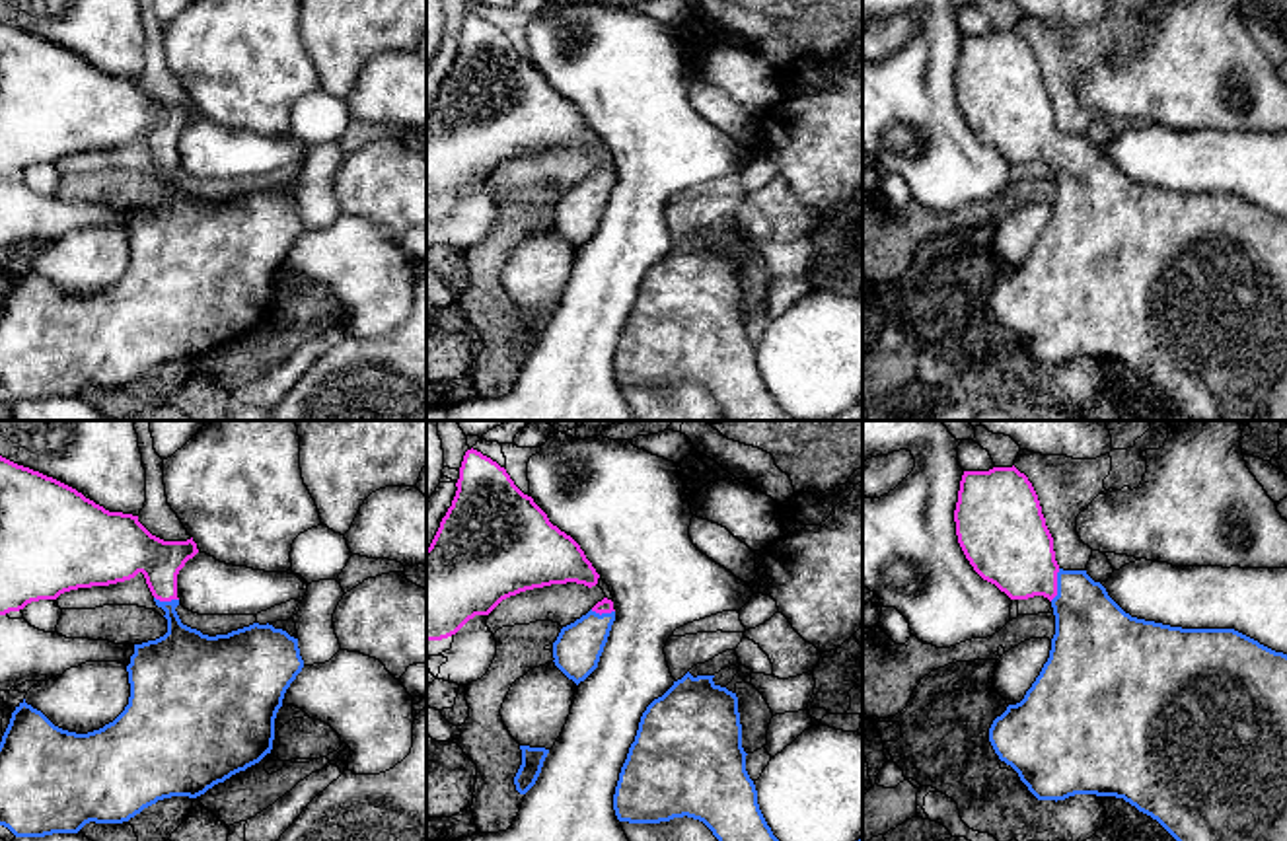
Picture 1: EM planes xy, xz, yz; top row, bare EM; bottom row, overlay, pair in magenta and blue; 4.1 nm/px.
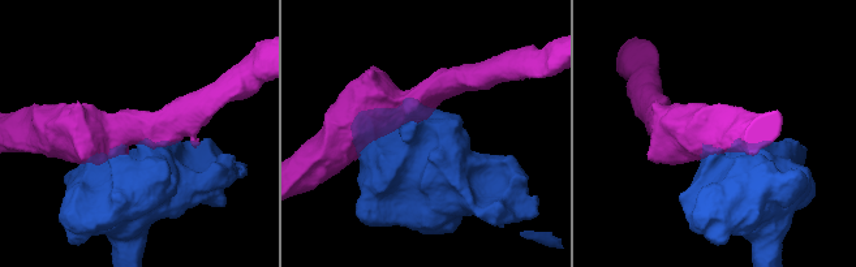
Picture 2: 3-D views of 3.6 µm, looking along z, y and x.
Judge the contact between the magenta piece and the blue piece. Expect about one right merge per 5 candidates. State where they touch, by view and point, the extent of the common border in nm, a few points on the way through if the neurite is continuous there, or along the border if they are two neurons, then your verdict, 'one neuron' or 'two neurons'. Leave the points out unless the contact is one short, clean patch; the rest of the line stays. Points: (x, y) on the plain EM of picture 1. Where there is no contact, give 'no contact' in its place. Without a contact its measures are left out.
contact yz (1056, 148); length 140 nm; way yz (1009, 109), (1036, 137), (1056, 148), (1085, 178), (1093, 195); one neuron

